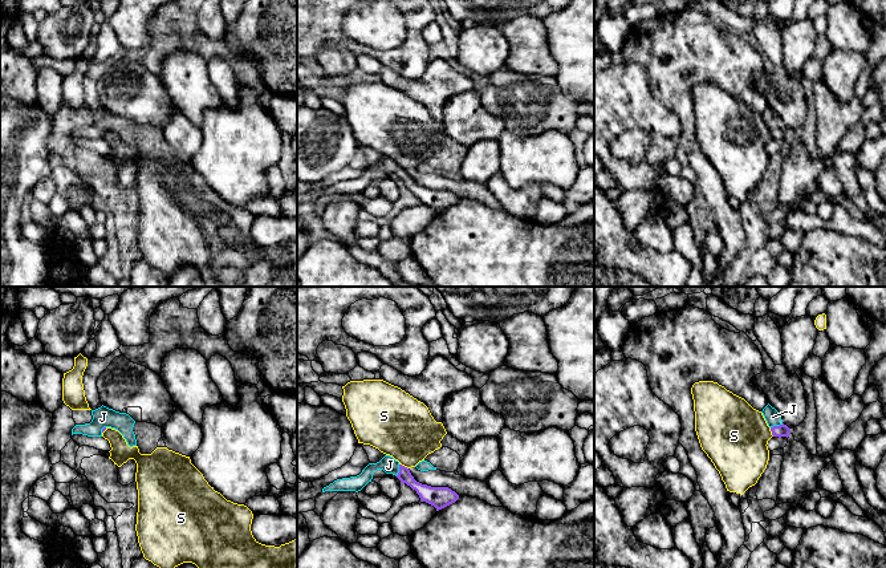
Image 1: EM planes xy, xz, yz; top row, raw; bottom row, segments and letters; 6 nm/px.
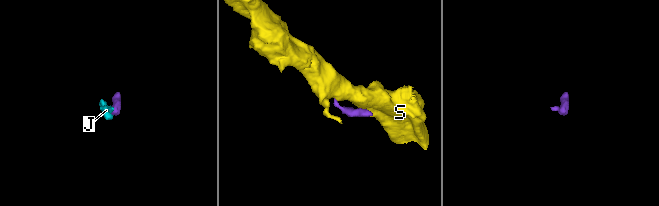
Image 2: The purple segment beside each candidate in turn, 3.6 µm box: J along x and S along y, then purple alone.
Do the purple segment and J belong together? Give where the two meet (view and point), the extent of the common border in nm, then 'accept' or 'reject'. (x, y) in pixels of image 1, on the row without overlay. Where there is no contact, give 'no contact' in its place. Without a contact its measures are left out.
yz (776, 129) | 80 nm | accept

